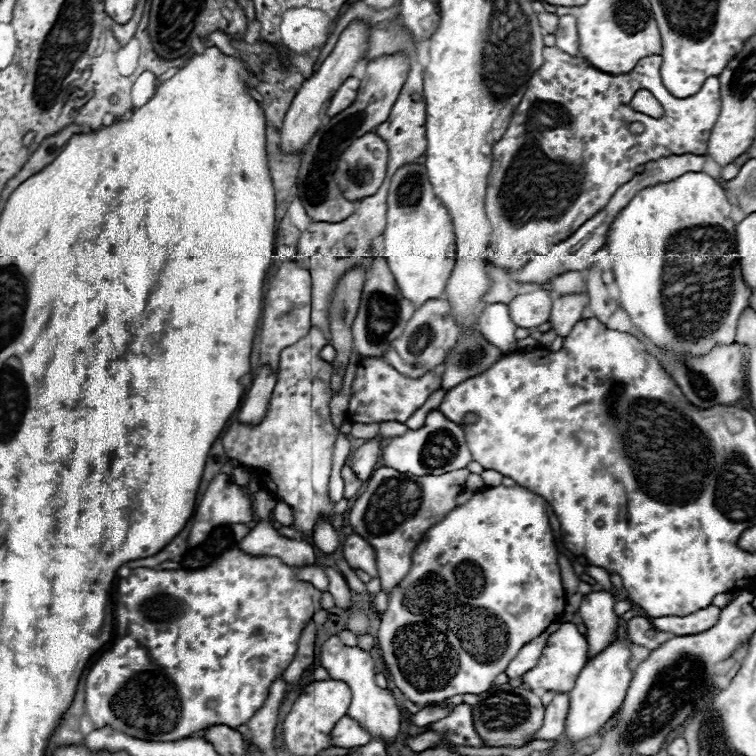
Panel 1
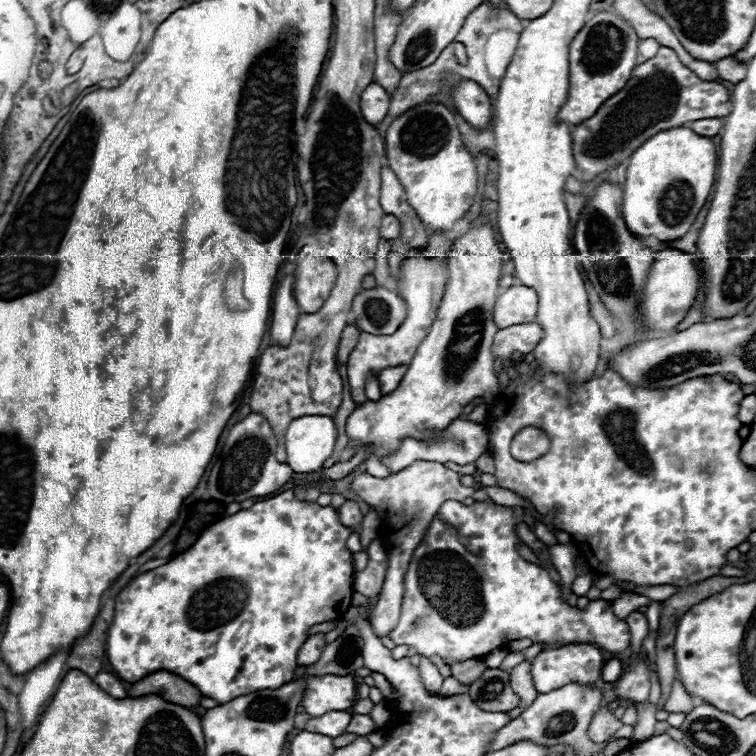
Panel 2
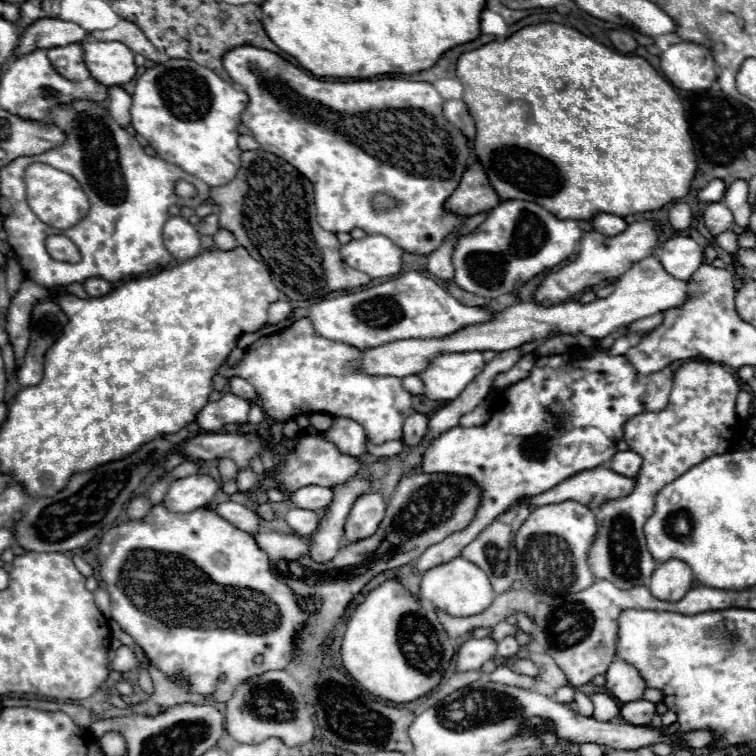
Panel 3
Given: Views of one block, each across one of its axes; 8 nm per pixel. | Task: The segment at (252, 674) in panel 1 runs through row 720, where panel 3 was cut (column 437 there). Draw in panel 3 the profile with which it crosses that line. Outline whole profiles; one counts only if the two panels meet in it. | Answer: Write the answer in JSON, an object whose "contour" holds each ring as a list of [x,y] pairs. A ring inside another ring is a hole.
{"contour":[[[238,46],[238,48],[232,48],[228,50],[224,56],[222,56],[222,64],[228,72],[228,76],[238,84],[242,86],[242,90],[248,94],[250,102],[246,106],[246,110],[242,112],[242,122],[244,126],[250,128],[252,136],[256,138],[256,142],[260,144],[262,150],[266,152],[272,152],[284,160],[288,160],[298,172],[302,172],[312,184],[314,184],[314,196],[316,196],[316,210],[318,210],[318,224],[324,228],[324,230],[330,230],[330,232],[350,232],[352,228],[362,228],[366,234],[384,234],[388,236],[396,246],[400,246],[402,250],[406,252],[414,252],[414,254],[420,254],[420,256],[426,256],[430,254],[432,250],[436,250],[440,246],[440,242],[444,240],[446,234],[450,234],[452,230],[460,228],[462,224],[462,218],[456,216],[456,214],[450,214],[444,210],[444,200],[456,190],[464,170],[466,170],[466,164],[468,164],[468,156],[470,156],[470,146],[468,146],[468,140],[464,138],[464,134],[448,124],[448,120],[444,120],[444,114],[442,114],[442,104],[444,104],[444,98],[436,92],[436,88],[428,82],[414,82],[414,80],[404,80],[404,78],[376,78],[376,80],[320,80],[312,74],[308,74],[306,70],[294,66],[292,62],[284,60],[282,56],[274,54],[274,52],[268,52],[268,50],[262,50],[262,48],[254,48],[254,46]],[[376,192],[388,192],[390,196],[394,196],[396,200],[400,200],[402,204],[398,204],[396,208],[388,210],[388,212],[376,212],[372,208],[372,196]]]}

